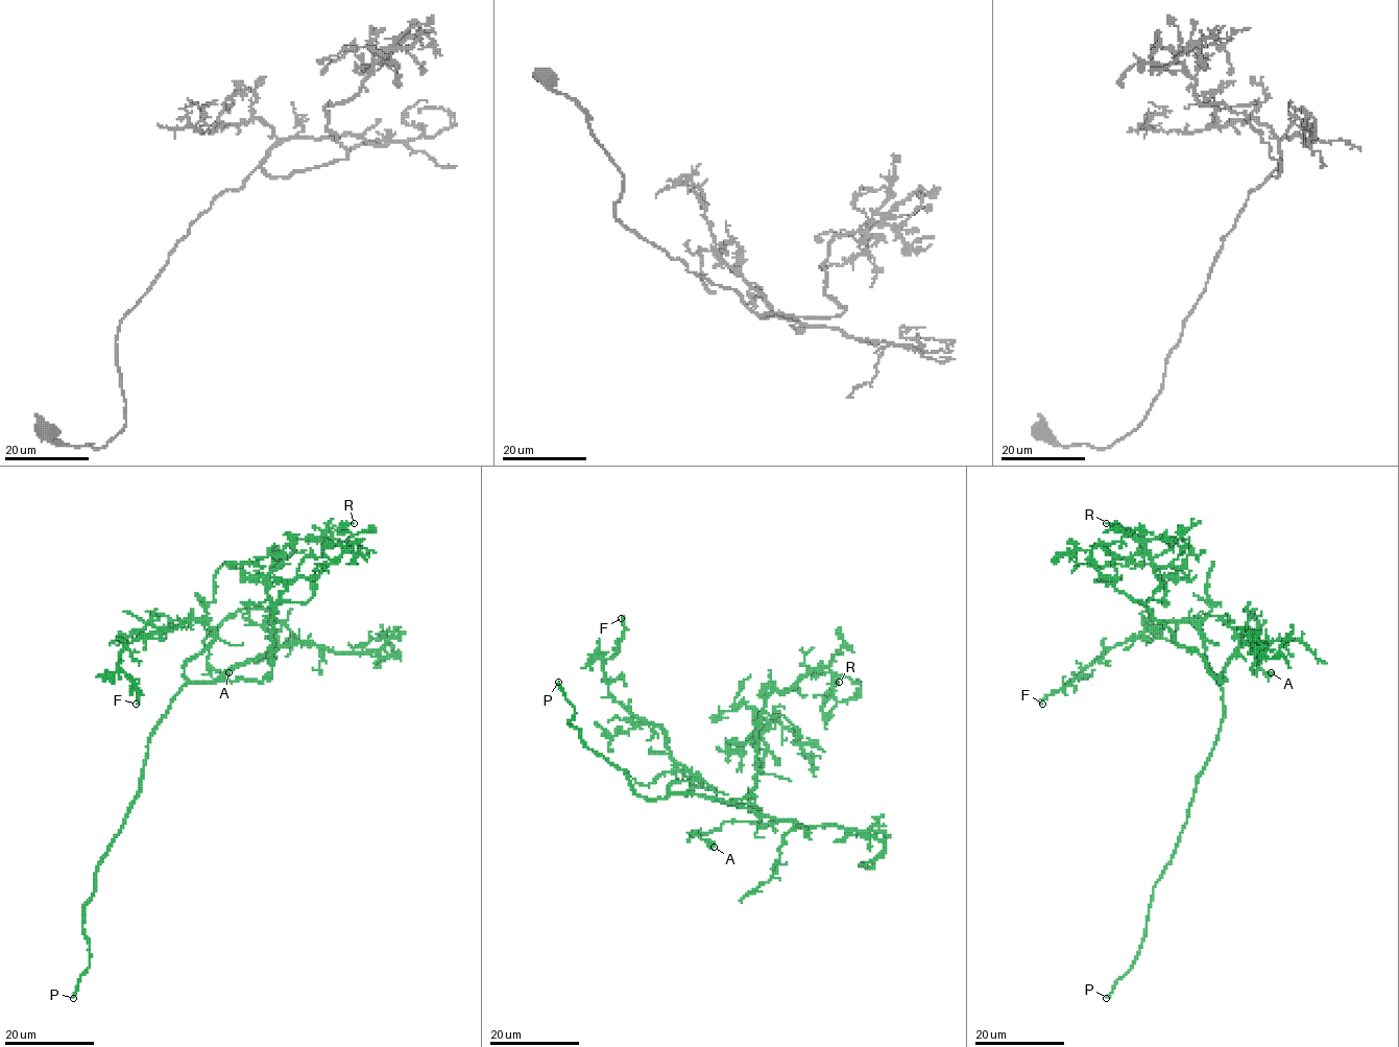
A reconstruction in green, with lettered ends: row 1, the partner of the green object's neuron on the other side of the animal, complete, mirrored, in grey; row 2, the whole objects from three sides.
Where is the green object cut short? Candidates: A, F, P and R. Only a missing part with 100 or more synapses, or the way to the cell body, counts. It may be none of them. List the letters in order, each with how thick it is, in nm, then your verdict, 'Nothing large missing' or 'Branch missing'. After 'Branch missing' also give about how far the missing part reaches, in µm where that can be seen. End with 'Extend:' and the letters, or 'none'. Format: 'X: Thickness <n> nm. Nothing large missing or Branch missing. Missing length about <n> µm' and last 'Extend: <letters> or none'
A: Thickness 110 nm. Nothing large missing
F: Thickness 140 nm. Nothing large missing
P: Thickness 240 nm. Branch missing. Missing length about 60 µm
R: Thickness 160 nm. Nothing large missing
Extend: P

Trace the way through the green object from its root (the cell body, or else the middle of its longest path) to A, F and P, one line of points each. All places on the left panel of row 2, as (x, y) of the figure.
A: (200, 683), (215, 682), (275, 651), (292, 634), (262, 609), (241, 609), (204, 640), (207, 665), (228, 672)
F: (200, 683), (186, 677), (185, 666), (213, 631), (184, 621), (122, 648), (118, 667), (139, 690), (136, 704)
P: (200, 683), (183, 687), (149, 738), (139, 795), (97, 869), (93, 896), (83, 909), (90, 966), (73, 998)

